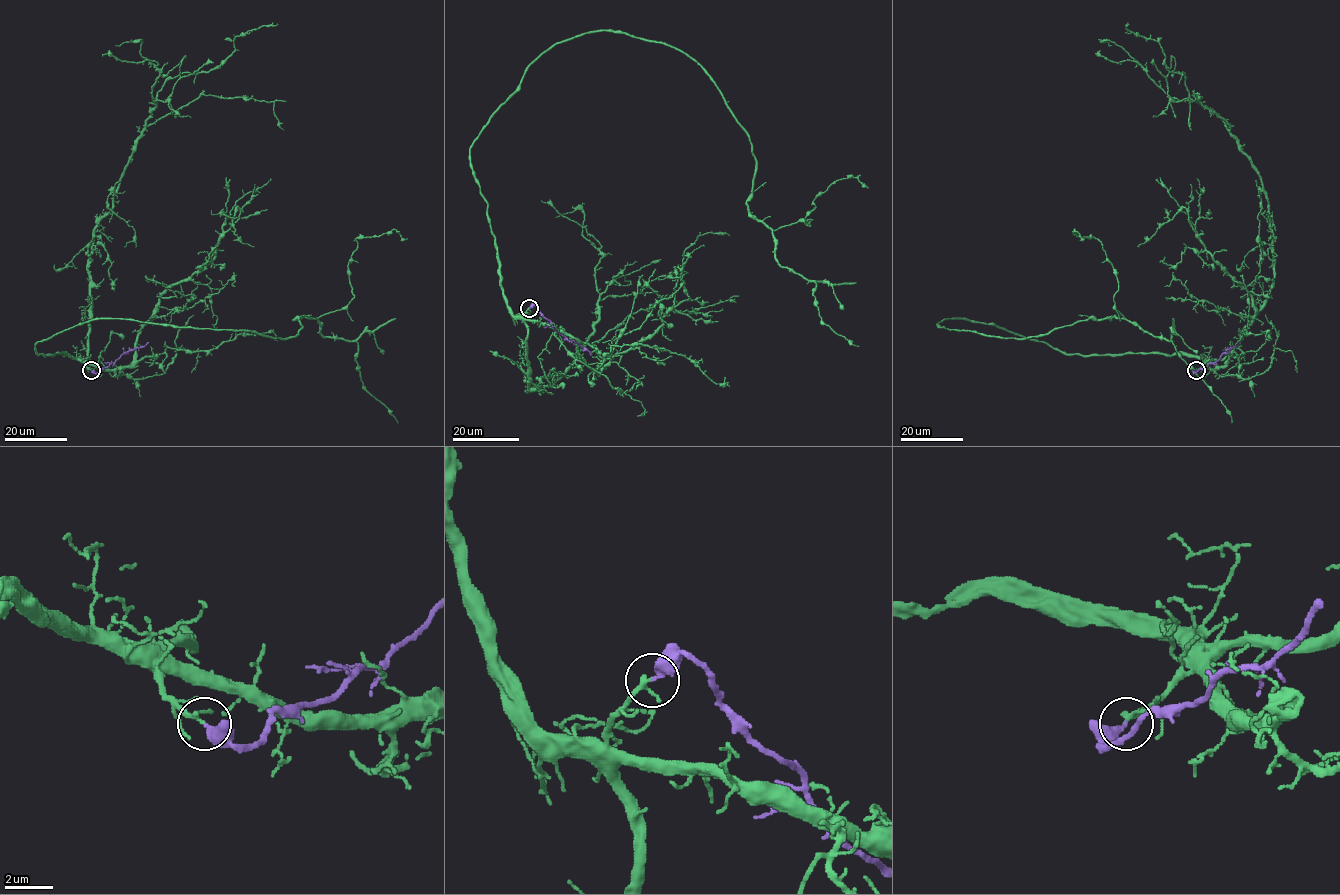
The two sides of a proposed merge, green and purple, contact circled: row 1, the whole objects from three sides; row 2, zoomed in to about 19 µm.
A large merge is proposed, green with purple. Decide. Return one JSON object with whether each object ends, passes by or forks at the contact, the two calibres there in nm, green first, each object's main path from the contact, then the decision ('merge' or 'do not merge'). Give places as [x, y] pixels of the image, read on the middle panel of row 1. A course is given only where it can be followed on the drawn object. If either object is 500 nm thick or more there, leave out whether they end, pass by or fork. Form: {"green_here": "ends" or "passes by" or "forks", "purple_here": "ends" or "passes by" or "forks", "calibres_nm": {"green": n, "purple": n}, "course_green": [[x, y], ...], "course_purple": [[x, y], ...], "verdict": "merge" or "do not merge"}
{"green_here": "passes by", "purple_here": "ends", "calibres_nm": {"green": 160, "purple": 320}, "course_green": [[529, 308], [507, 305], [470, 149], [542, 54], [613, 30], [716, 85], [756, 160], [747, 210], [858, 345]], "course_purple": [[529, 308], [535, 305], [558, 332], [592, 354]], "verdict": "do not merge"}

